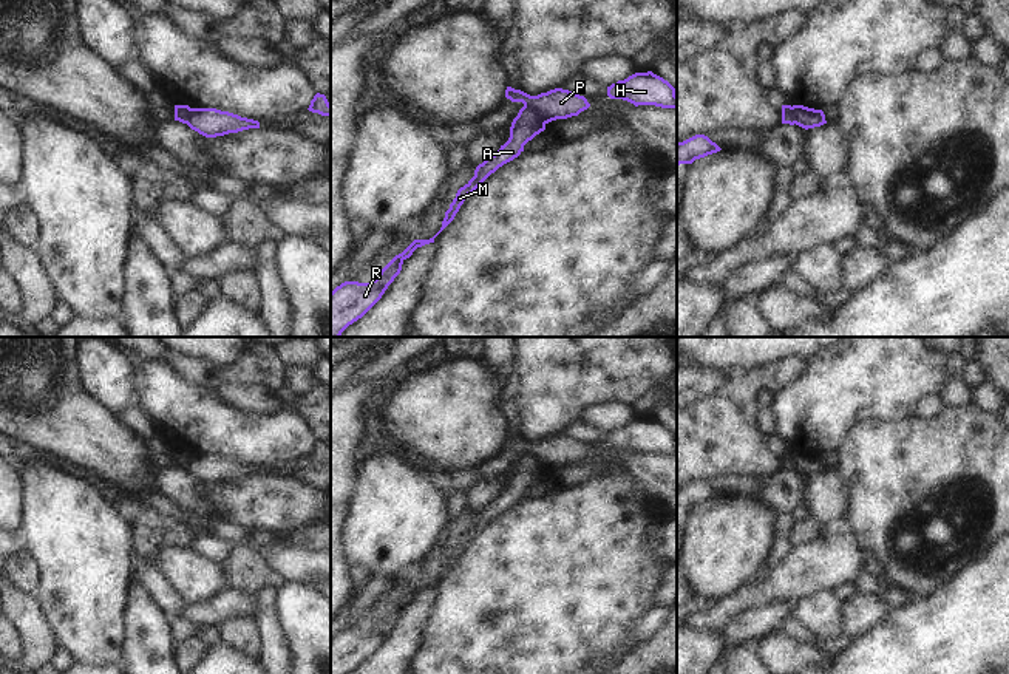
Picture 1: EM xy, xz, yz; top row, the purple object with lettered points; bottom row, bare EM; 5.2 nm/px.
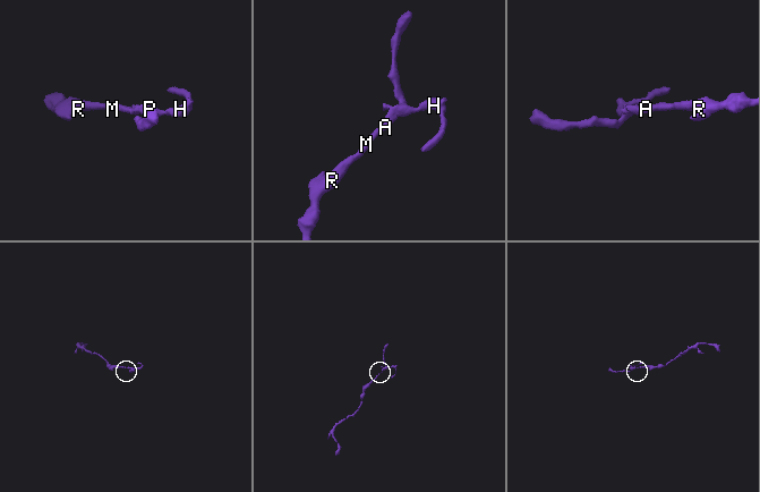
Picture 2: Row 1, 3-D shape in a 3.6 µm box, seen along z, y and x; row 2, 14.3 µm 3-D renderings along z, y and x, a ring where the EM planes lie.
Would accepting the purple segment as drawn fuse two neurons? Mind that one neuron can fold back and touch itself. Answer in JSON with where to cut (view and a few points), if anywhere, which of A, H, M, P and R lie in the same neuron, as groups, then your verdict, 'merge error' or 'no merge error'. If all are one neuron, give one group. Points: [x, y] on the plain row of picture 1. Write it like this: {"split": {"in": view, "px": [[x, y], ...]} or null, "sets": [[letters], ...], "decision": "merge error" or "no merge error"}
{"split": {"in": "xz", "px": [[524, 450], [546, 469]]}, "sets": [["A", "M", "R"], ["H", "P"]], "decision": "merge error"}

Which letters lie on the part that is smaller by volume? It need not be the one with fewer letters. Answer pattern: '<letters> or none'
H, P.

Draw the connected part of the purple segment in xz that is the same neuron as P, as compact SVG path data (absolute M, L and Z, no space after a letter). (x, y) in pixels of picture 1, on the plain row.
M507 433L505 444L511 448L522 448L524 451L532 453L545 470L556 465L578 462L581 458L590 453L584 442L562 434L530 442L521 436Z

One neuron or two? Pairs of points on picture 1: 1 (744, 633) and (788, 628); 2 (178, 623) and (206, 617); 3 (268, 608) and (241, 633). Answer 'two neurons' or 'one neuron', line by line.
1: two neurons
2: two neurons
3: two neurons

